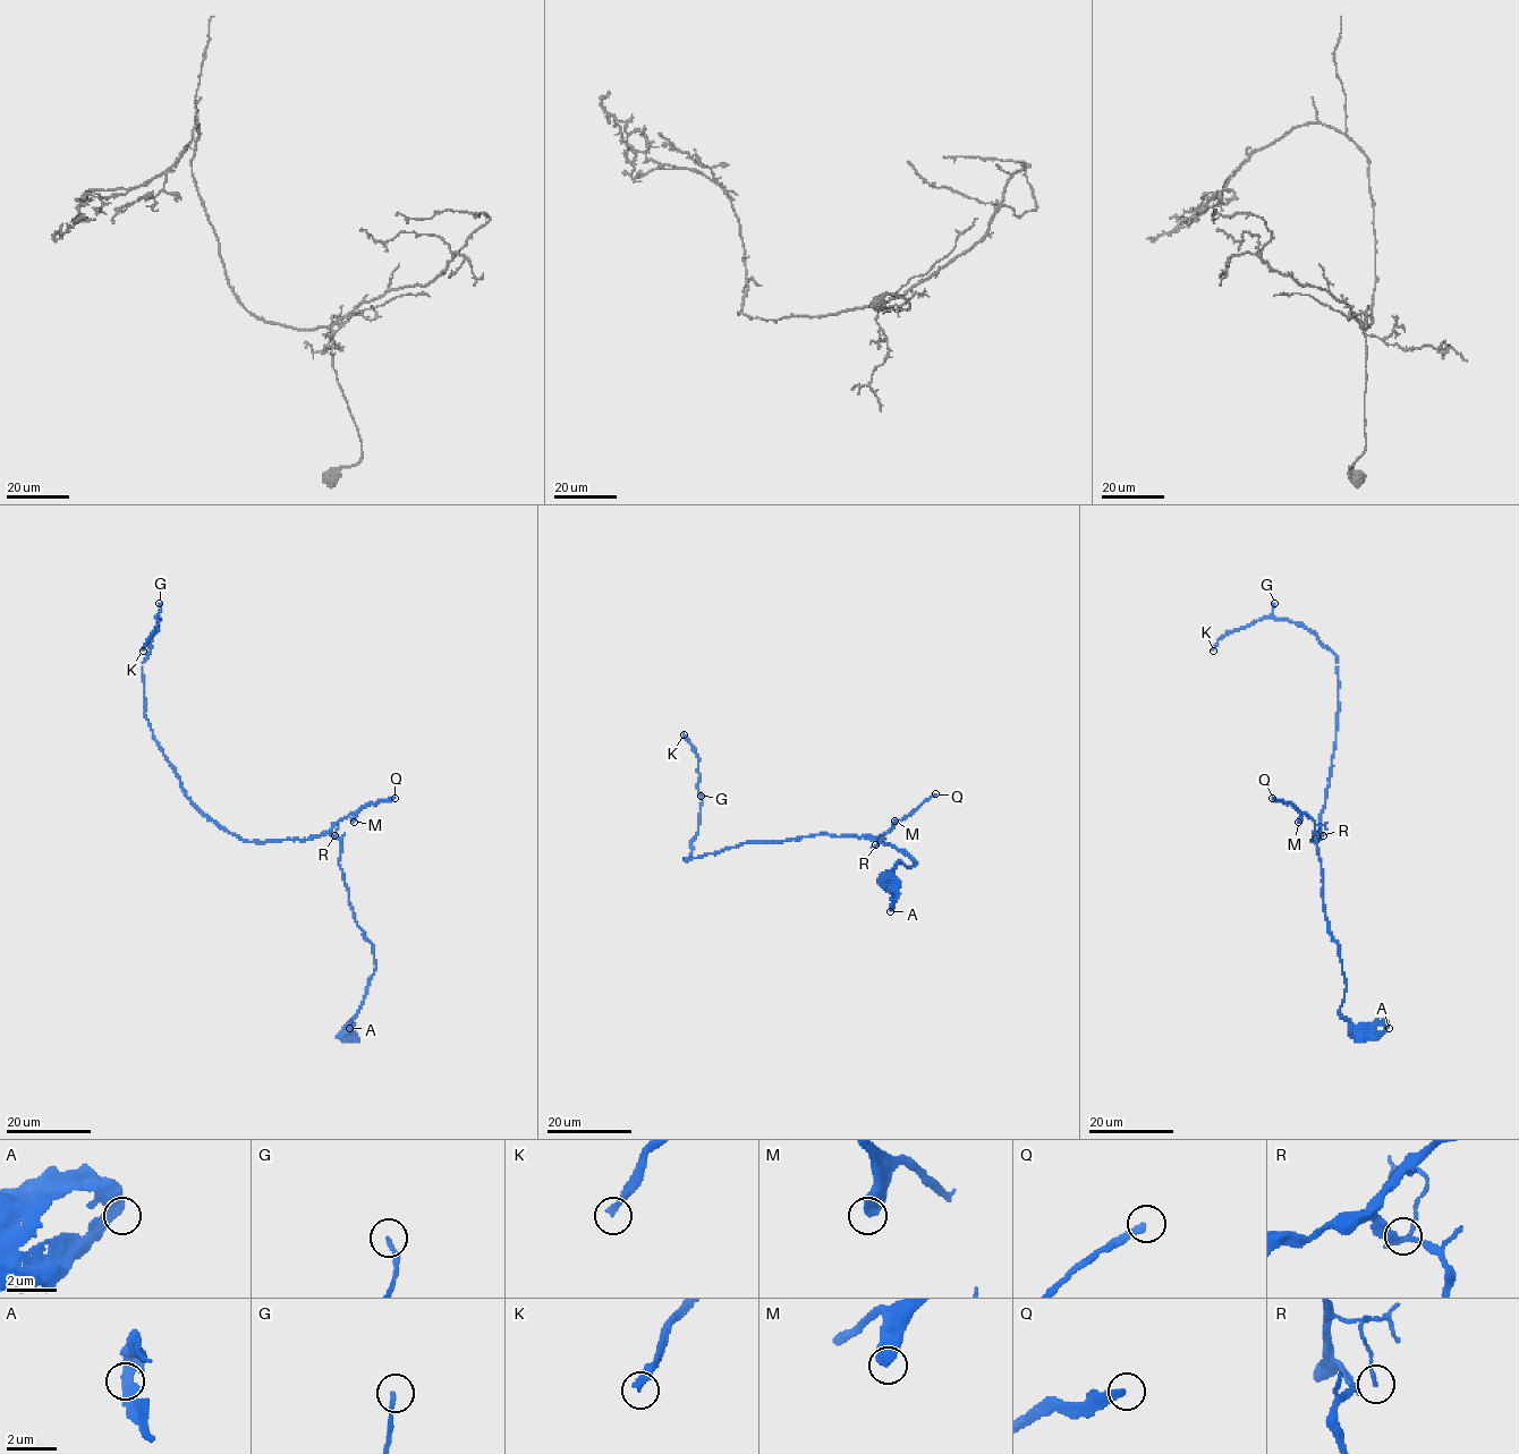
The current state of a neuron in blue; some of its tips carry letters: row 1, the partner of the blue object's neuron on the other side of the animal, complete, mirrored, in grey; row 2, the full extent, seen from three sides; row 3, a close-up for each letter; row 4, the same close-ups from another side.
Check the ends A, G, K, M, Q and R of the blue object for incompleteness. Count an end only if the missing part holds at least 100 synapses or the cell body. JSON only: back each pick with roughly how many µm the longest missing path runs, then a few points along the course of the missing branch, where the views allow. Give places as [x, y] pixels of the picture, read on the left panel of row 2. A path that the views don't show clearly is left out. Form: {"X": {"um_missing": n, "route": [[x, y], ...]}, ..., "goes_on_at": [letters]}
{"K": {"um_missing": 90, "route": [[143, 651], [108, 686], [42, 714], [127, 708], [191, 713], [211, 728], [203, 726]]}, "Q": {"um_missing": 90, "route": [[395, 798], [464, 773], [491, 751], [501, 717], [477, 698], [488, 713], [499, 719], [509, 708], [507, 721]]}, "goes_on_at": ["K", "Q"]}

